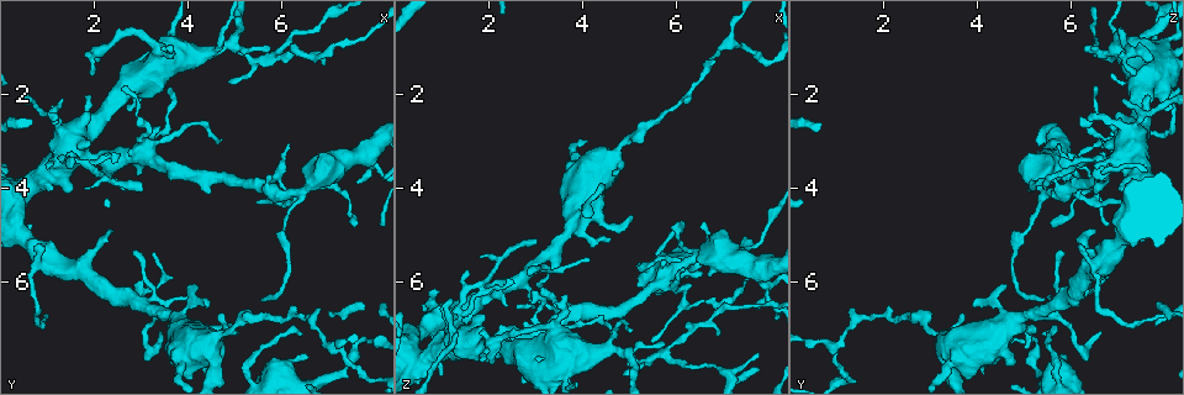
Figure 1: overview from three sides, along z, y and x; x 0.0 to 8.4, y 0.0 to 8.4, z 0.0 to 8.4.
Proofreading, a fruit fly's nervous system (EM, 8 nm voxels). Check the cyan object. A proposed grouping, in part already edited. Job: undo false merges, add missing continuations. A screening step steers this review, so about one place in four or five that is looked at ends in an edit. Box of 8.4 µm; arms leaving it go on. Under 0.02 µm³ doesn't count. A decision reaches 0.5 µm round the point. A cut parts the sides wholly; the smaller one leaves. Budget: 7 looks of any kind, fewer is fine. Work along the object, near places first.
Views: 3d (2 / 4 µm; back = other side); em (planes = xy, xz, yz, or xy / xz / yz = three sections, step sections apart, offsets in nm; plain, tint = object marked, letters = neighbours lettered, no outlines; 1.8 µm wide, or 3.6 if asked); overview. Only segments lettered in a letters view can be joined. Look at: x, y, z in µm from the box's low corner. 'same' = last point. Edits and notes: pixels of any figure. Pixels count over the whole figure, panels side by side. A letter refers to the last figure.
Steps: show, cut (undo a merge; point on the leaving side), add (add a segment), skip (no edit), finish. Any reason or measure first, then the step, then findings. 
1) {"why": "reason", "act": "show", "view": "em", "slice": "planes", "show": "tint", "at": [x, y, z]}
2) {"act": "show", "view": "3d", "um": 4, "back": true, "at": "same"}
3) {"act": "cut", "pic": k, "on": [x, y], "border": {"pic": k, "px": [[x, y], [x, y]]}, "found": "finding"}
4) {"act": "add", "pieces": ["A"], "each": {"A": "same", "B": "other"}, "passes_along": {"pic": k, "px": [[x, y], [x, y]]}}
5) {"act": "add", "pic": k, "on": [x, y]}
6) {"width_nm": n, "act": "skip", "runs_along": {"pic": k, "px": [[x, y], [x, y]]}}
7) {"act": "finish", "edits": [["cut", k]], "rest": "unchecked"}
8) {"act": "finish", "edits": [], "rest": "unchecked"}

{"why": "sudden change in width", "act": "show", "view": "em", "um": 3.6, "slice": "yz", "step": 4, "show": "plain", "at": [1.10, 2.50, 7.55]}

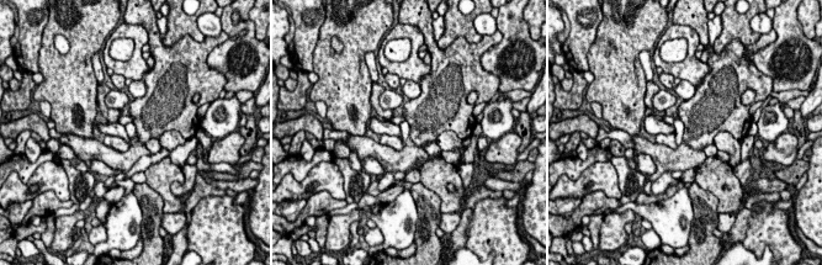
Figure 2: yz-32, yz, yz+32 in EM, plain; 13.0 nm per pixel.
{"act": "show", "view": "em", "um": 3.6, "slice": "yz", "step": 4, "show": "letters", "at": "same"}

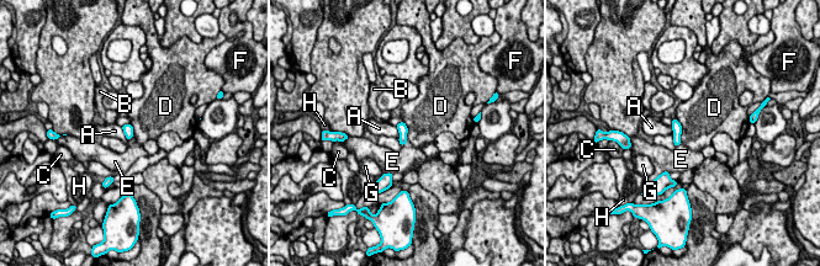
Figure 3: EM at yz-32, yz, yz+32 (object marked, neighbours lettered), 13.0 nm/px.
{"longest_contact_nm": ["D", 360], "act": "skip", "each": {"A": "other", "B": "other", "C": "other", "D": "other", "E": "other", "F": "other", "G": "other", "H": "other"}, "found": "one neuron here"}

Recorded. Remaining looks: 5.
{"why": "four-way junction", "act": "show", "view": "em", "slice": "planes", "show": "letters", "at": [7.75, 3.30, 5.75]}

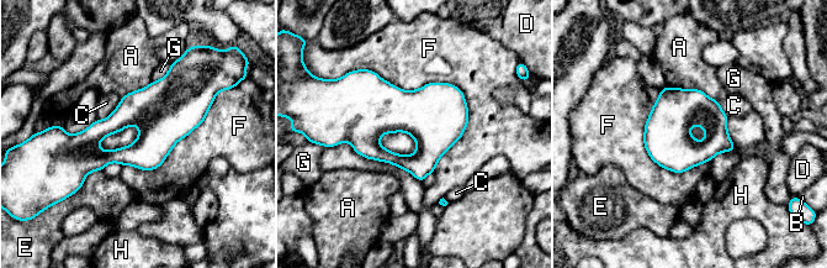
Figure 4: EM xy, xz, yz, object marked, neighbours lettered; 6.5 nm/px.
{"width_nm": 280, "longest_contact_nm": ["F", 800], "act": "skip", "each": {"A": "other", "B": "other", "C": "other", "D": "other", "E": "other", "F": "other", "G": "other", "H": "other"}, "found": "all the same neuron"}

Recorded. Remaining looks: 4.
{"why": "three-way junction", "act": "show", "view": "em", "slice": "xz", "step": 4, "show": "tint", "at": [5.75, 1.20, 7.50]}

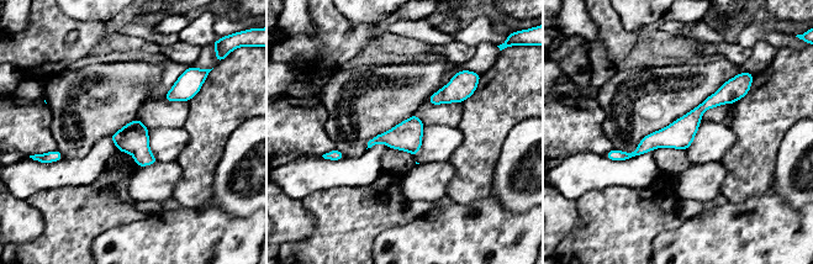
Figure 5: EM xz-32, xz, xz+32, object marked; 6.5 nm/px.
{"why": "cut it another way", "act": "show", "view": "em", "slice": "planes", "show": "letters", "at": "same"}

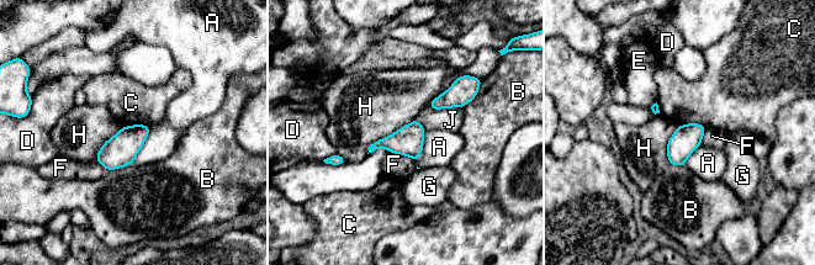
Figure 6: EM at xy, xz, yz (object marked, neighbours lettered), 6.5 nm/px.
{"longest_contact_nm": ["H", 400], "act": "skip", "each": {"A": "other", "B": "other", "C": "other", "D": "other", "E": "other", "F": "other", "G": "other", "H": "other", "J": "other"}, "border": {"pic": 6, "px": [[416, 117], [376, 139], [366, 153]]}, "found": "all the same neuron"}

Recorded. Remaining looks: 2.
{"act": "finish", "edits": [], "rest": "unchecked"}

